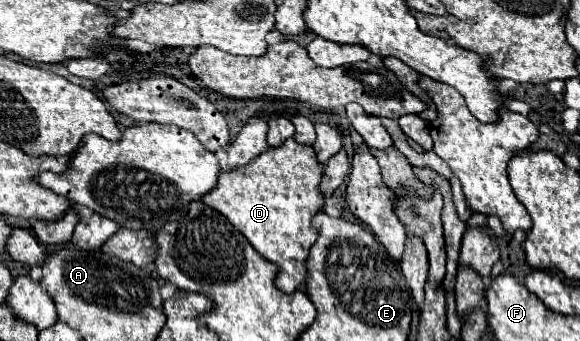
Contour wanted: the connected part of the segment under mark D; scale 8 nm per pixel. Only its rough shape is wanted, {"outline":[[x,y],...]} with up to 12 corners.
{"outline":[[288,138],[200,200],[294,292],[318,234],[322,168]]}

